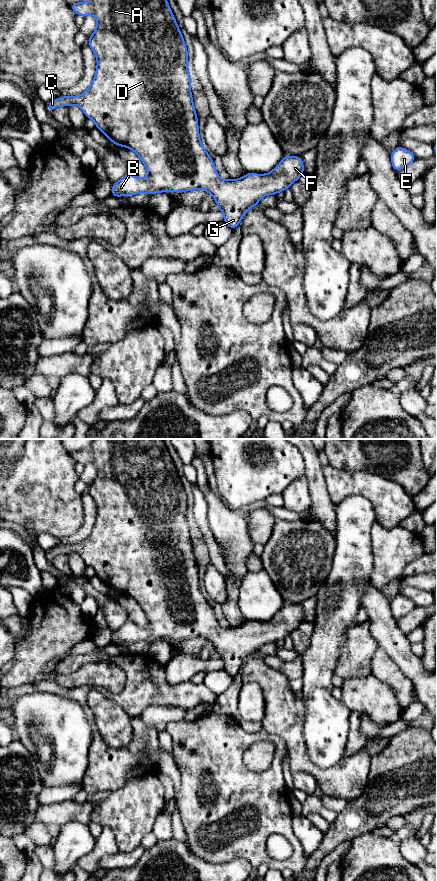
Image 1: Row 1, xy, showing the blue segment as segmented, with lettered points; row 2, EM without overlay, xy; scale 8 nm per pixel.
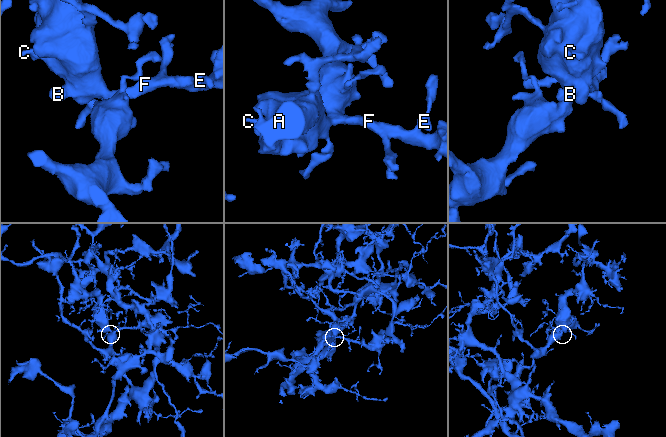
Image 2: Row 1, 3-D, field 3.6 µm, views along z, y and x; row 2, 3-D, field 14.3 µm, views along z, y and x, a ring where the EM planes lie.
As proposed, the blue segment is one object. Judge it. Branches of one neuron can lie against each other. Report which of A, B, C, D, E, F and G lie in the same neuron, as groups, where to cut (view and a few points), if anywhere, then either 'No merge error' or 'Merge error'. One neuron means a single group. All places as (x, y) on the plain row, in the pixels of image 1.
Groups: A B C D E F G. No split. No merge error

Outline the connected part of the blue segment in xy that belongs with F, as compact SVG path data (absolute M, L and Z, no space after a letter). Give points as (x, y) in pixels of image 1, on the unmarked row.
M94 439L90 448L87 450L79 450L70 452L71 457L76 463L87 464L92 462L96 465L97 474L93 482L89 485L88 493L96 503L97 516L94 527L89 536L82 542L77 544L62 544L53 549L47 551L48 559L55 557L58 554L69 555L71 553L78 553L85 564L94 569L96 576L98 576L112 591L120 594L132 597L141 607L145 613L148 624L145 627L141 627L132 621L126 622L118 630L113 630L111 643L114 645L130 644L138 641L147 641L149 643L160 641L160 640L184 640L193 639L195 637L203 637L212 642L219 659L224 662L223 670L225 670L232 678L234 678L241 670L244 662L251 656L259 652L259 648L266 643L276 643L278 640L285 639L290 635L298 626L304 622L304 612L300 604L284 604L281 610L268 622L255 622L246 621L240 627L221 628L212 606L209 604L205 596L203 595L198 576L198 567L195 559L190 529L193 526L187 518L188 512L188 499L184 490L183 482L181 481L175 465L170 457L168 449L163 439Z

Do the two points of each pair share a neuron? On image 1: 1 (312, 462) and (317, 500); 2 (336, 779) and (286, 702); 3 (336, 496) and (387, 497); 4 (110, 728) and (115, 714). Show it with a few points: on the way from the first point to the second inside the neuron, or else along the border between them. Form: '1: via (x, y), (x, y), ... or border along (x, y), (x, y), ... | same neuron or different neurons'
1: via (314, 471), (317, 477), (317, 491) | same neuron
2: via (313, 770), (297, 754), (295, 741), (288, 725) | same neuron
3: via (349, 489), (374, 489) | same neuron
4: via (112, 725), (112, 717) | same neuron

